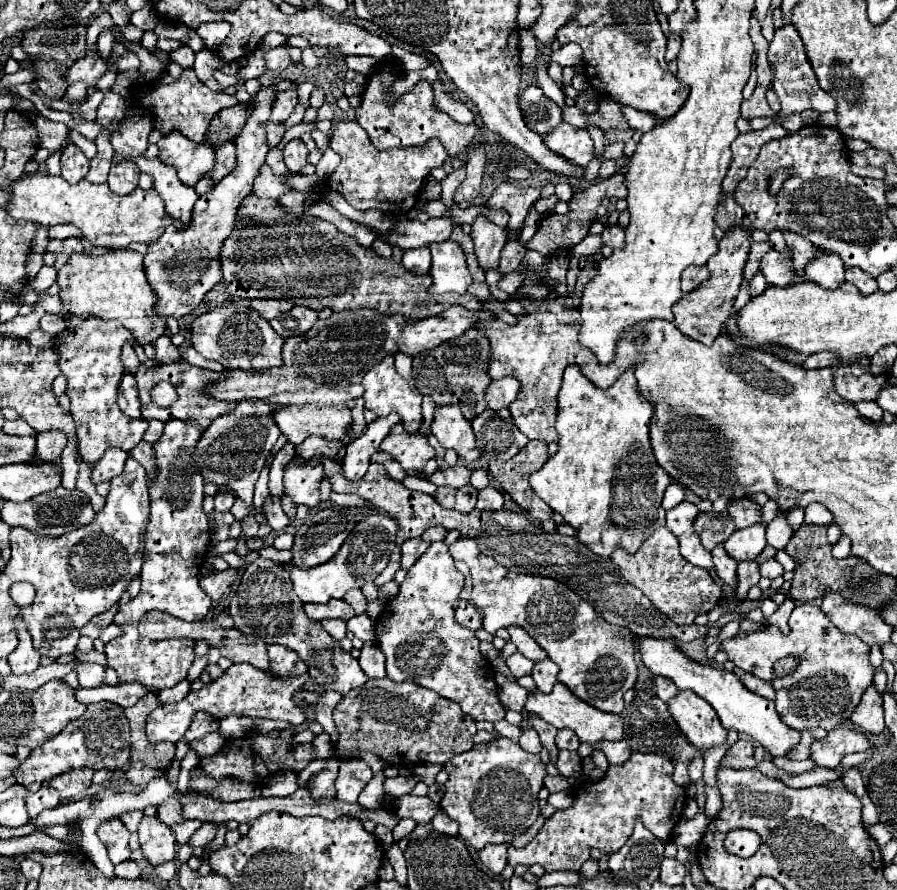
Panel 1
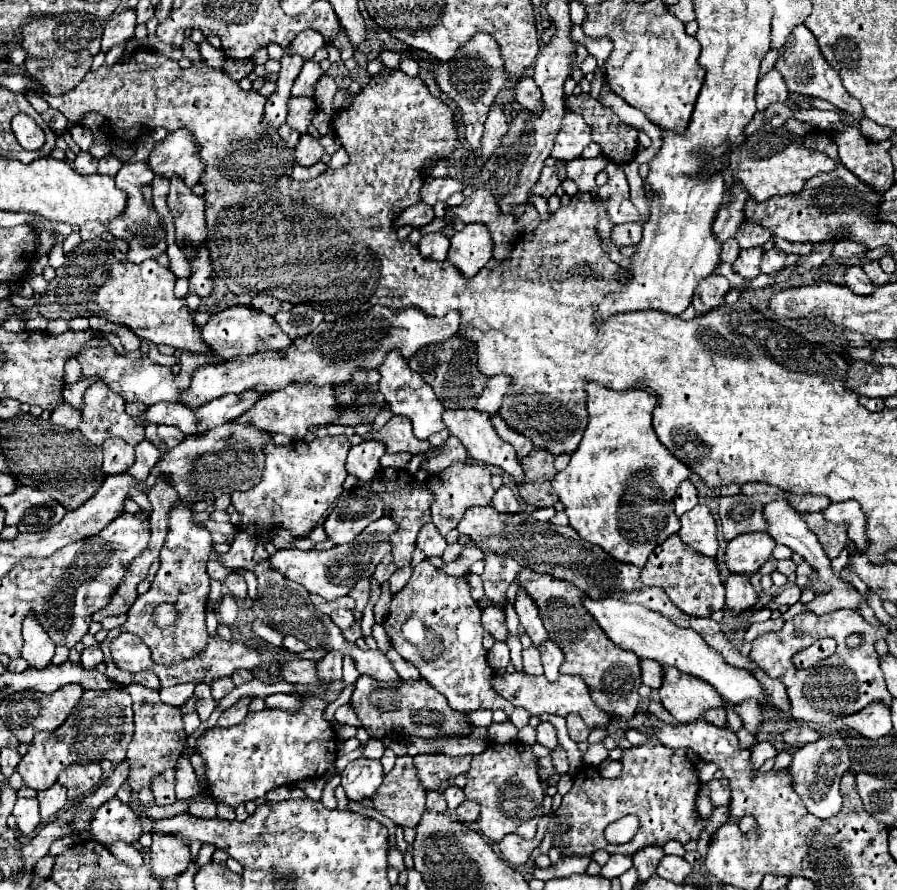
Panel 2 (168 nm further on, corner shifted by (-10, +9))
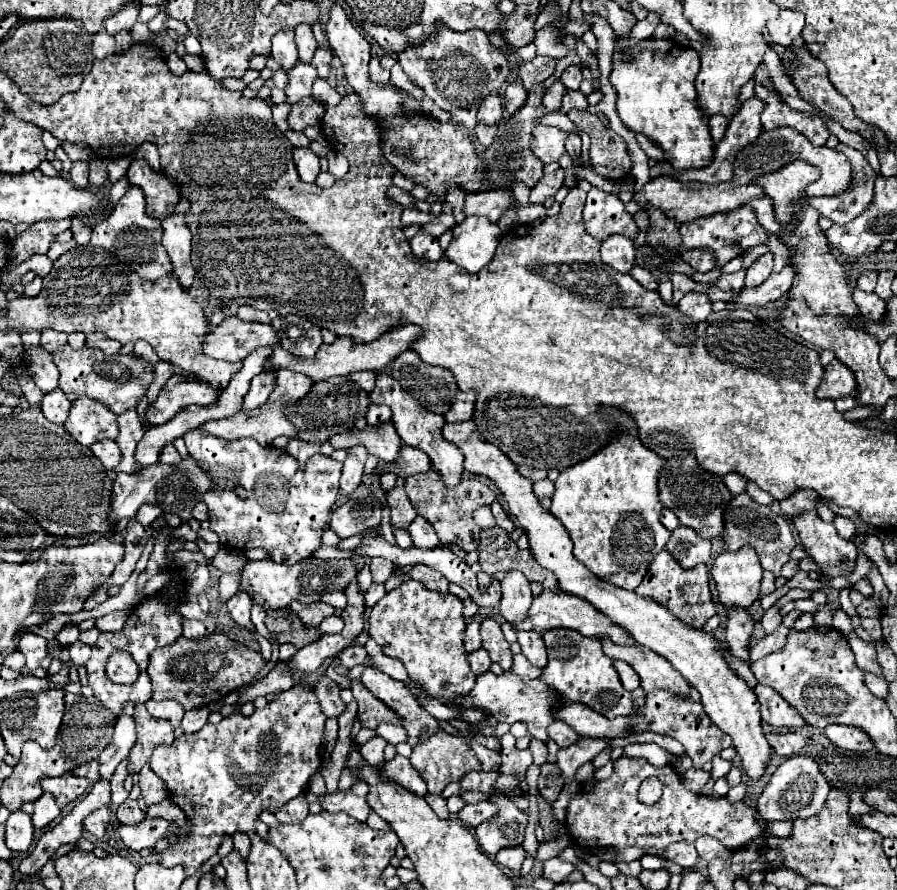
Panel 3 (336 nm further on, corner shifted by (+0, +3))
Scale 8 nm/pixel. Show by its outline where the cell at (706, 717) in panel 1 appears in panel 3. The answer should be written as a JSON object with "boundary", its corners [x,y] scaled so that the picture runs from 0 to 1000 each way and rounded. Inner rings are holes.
{"boundary":[[[672,717],[672,733],[679,739],[692,739],[697,742],[715,762],[715,773],[719,780],[726,775],[748,775],[750,780],[766,780],[768,782],[768,766],[741,742],[735,739],[728,730],[721,730],[719,726],[690,726],[681,721],[679,717]]]}

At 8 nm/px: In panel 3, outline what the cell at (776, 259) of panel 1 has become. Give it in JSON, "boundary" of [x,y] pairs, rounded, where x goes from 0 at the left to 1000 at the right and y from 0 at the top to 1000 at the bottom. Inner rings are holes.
{"boundary":[[[855,283],[851,288],[846,288],[835,301],[833,301],[833,310],[831,310],[831,321],[848,321],[857,308],[862,306],[862,285]]]}

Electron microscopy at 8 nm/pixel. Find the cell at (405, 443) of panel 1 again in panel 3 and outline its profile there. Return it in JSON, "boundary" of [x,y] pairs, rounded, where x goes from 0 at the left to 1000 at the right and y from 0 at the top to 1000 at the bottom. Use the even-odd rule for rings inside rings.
{"boundary":[[[434,474],[429,476],[416,476],[416,479],[409,479],[405,483],[387,483],[387,485],[380,485],[371,492],[367,492],[367,499],[376,506],[376,503],[382,503],[382,506],[389,506],[394,501],[407,501],[411,510],[429,517],[429,519],[436,519],[440,517],[440,512],[445,512],[445,506],[447,506],[447,492],[440,483],[440,479]]]}

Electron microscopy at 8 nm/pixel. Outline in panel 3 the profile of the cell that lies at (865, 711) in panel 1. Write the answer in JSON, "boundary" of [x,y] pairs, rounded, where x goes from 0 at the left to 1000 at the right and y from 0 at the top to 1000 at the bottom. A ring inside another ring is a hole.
{"boundary":[[[929,813],[929,816],[920,818],[920,825],[926,836],[931,836],[940,843],[967,845],[973,840],[967,825],[962,825],[962,820],[953,820],[953,816],[931,816]]]}

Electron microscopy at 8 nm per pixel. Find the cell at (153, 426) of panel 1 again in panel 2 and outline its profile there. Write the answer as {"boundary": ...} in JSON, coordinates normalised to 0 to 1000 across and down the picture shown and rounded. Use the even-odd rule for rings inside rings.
{"boundary":[[[175,479],[175,488],[188,503],[197,501],[204,494],[204,488],[197,479]]]}

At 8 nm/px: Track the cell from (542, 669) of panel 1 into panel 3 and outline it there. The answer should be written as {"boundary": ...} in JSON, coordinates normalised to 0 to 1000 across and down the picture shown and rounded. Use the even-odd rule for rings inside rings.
{"boundary":[[[576,710],[576,721],[581,724],[581,733],[585,735],[585,739],[601,748],[608,751],[610,746],[610,730],[605,724],[605,715],[601,710]]]}

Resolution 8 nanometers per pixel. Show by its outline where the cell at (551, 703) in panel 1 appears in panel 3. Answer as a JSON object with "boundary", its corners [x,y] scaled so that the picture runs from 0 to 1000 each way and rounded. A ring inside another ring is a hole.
{"boundary":[[[538,755],[536,760],[532,760],[530,773],[525,778],[512,782],[507,787],[507,791],[512,796],[538,798],[538,800],[552,804],[554,811],[565,811],[565,813],[583,811],[588,816],[588,820],[590,820],[590,827],[610,834],[610,816],[619,809],[616,798],[619,798],[619,789],[623,789],[623,784],[625,782],[619,780],[619,775],[614,775],[603,764],[583,766],[572,755],[561,755],[559,760],[552,760],[547,755]]]}

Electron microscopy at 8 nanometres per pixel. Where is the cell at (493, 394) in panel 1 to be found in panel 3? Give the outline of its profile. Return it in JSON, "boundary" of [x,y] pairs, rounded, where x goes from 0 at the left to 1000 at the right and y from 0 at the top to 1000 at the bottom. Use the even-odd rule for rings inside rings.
{"boundary":[[[527,438],[509,440],[505,452],[503,452],[503,458],[496,465],[496,472],[498,474],[518,474],[518,472],[525,472],[527,456],[530,456],[530,440]]]}

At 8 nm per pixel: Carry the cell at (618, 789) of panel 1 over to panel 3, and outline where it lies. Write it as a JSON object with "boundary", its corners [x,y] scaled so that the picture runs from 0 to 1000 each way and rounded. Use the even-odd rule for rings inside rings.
{"boundary":[[[692,849],[683,870],[677,876],[663,881],[661,890],[645,890],[634,901],[632,915],[632,933],[641,942],[641,948],[652,951],[659,957],[668,957],[672,953],[744,953],[750,946],[775,946],[781,939],[795,939],[813,955],[822,955],[837,944],[846,942],[853,935],[853,921],[846,919],[844,910],[822,901],[815,903],[810,897],[795,899],[790,894],[781,897],[779,892],[768,890],[759,872],[750,861],[730,863],[719,852],[701,852]],[[732,872],[739,879],[739,894],[730,906],[719,906],[710,899],[710,888],[717,876]]]}

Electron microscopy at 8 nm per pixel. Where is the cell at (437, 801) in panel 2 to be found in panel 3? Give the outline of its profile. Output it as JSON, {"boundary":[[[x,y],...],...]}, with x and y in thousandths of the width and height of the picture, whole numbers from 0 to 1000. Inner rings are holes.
{"boundary":[[[476,892],[474,897],[478,899],[480,908],[485,910],[485,915],[487,915],[489,919],[501,919],[501,910],[498,910],[498,899],[496,899],[494,894],[483,894],[483,892]]]}

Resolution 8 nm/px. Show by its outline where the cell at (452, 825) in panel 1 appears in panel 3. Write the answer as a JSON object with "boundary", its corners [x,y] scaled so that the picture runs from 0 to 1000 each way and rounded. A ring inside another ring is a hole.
{"boundary":[[[532,901],[532,903],[521,903],[514,912],[512,912],[512,921],[521,928],[534,928],[536,924],[545,921],[547,917],[552,917],[556,912],[556,908],[550,901]]]}

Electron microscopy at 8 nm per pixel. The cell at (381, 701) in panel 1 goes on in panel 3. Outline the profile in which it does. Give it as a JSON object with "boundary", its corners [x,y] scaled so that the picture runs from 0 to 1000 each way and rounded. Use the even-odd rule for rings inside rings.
{"boundary":[[[394,764],[391,778],[394,778],[394,782],[398,784],[398,791],[400,791],[398,804],[402,807],[405,818],[420,818],[425,811],[434,811],[434,813],[445,813],[447,811],[447,807],[440,804],[440,800],[436,796],[431,796],[423,784],[418,784],[402,769],[402,764]]]}

